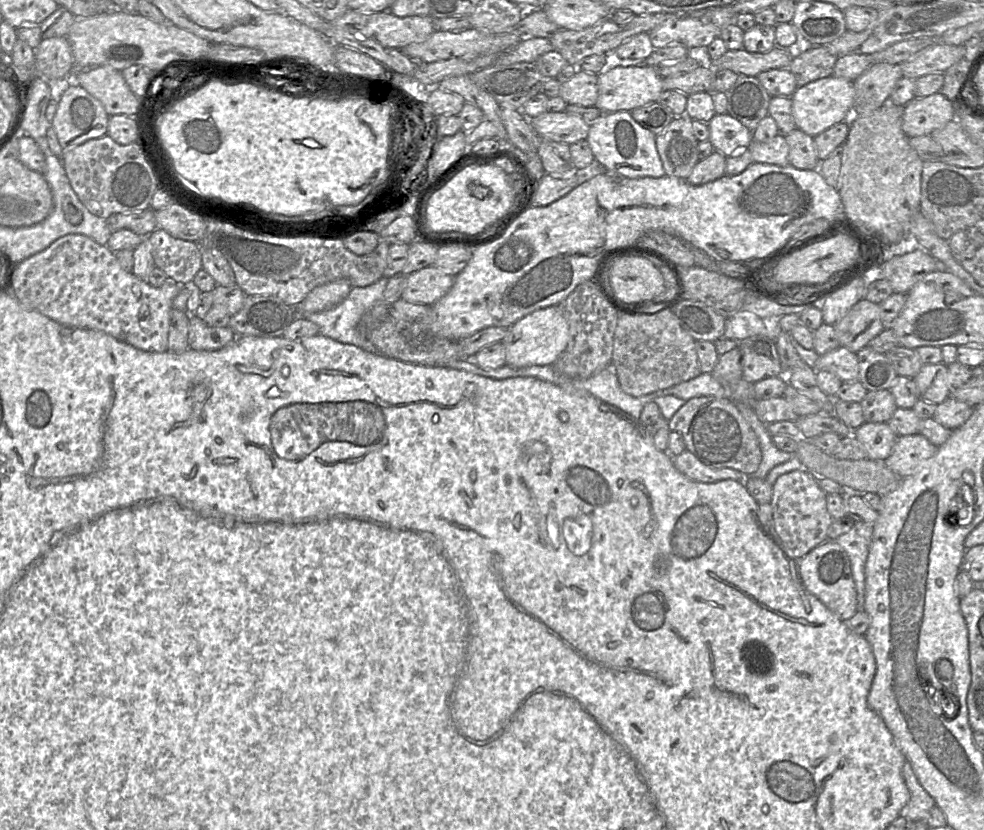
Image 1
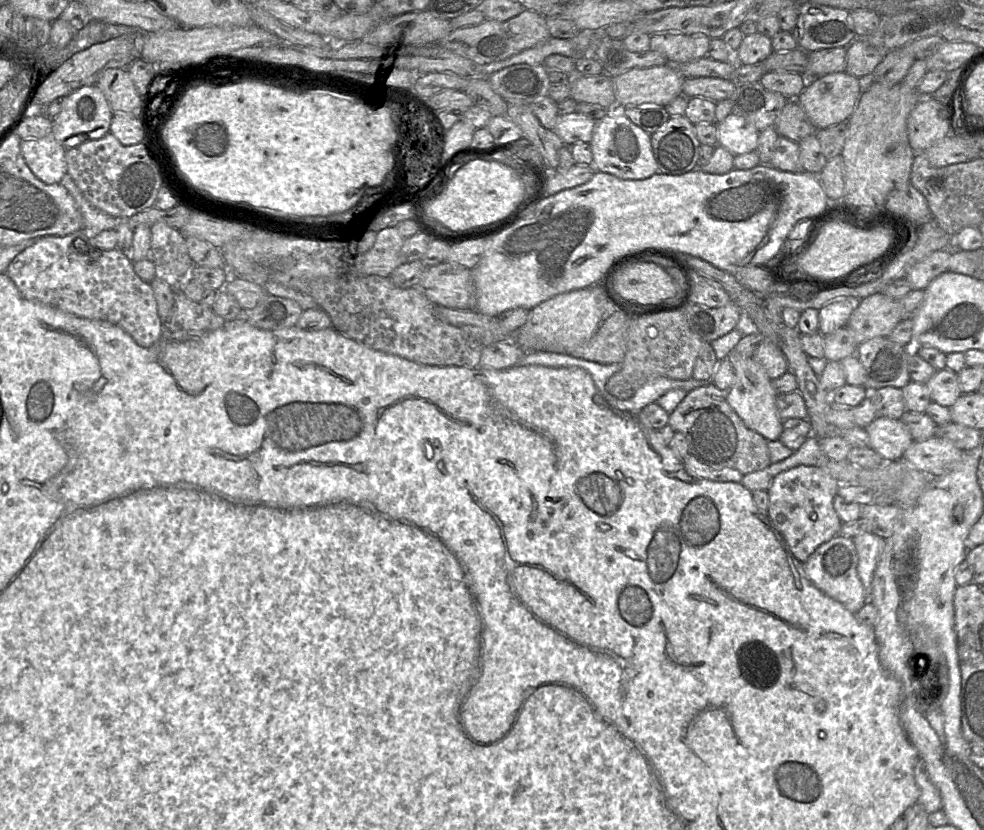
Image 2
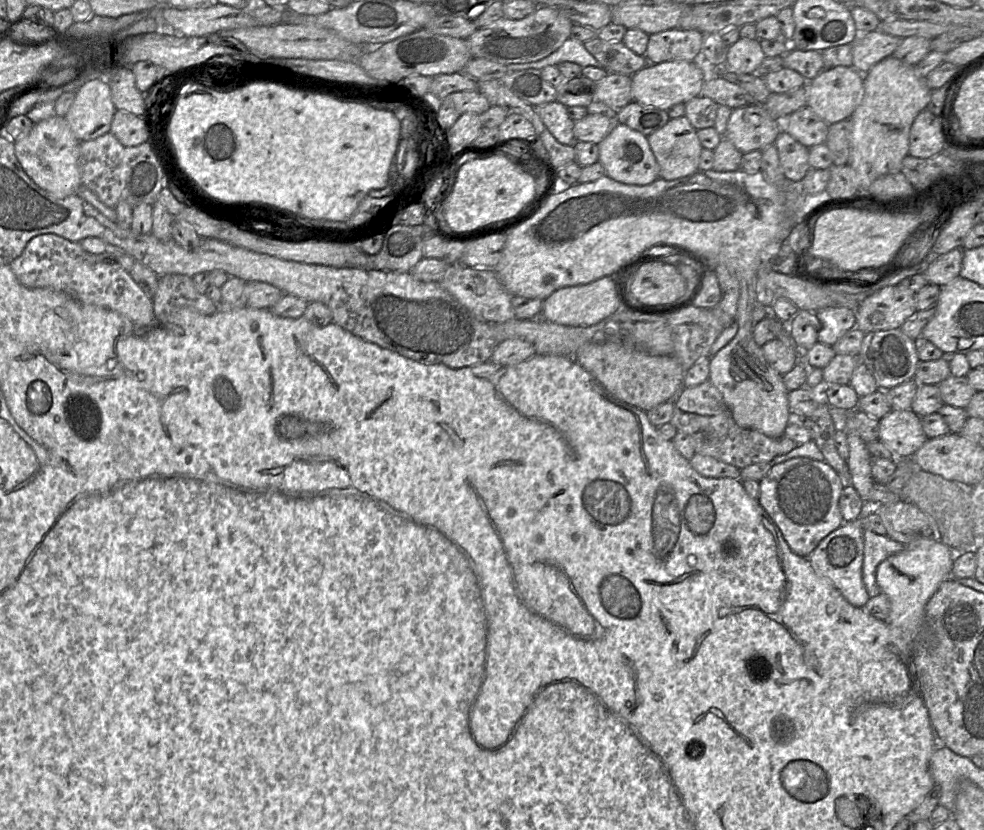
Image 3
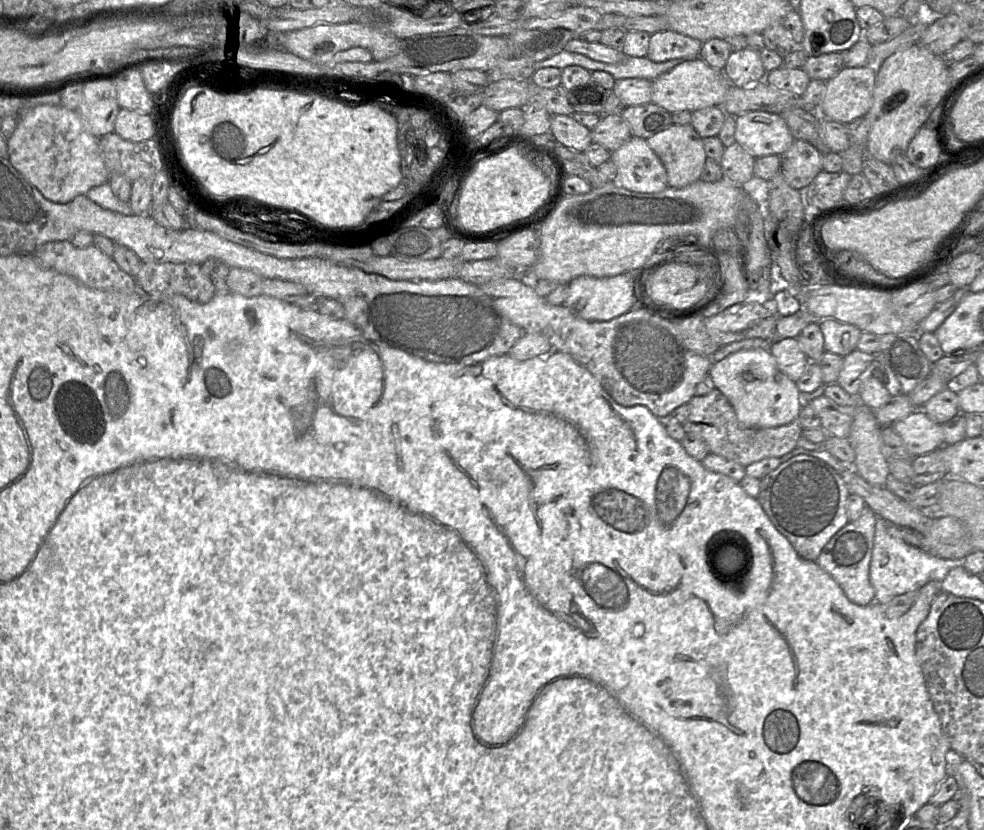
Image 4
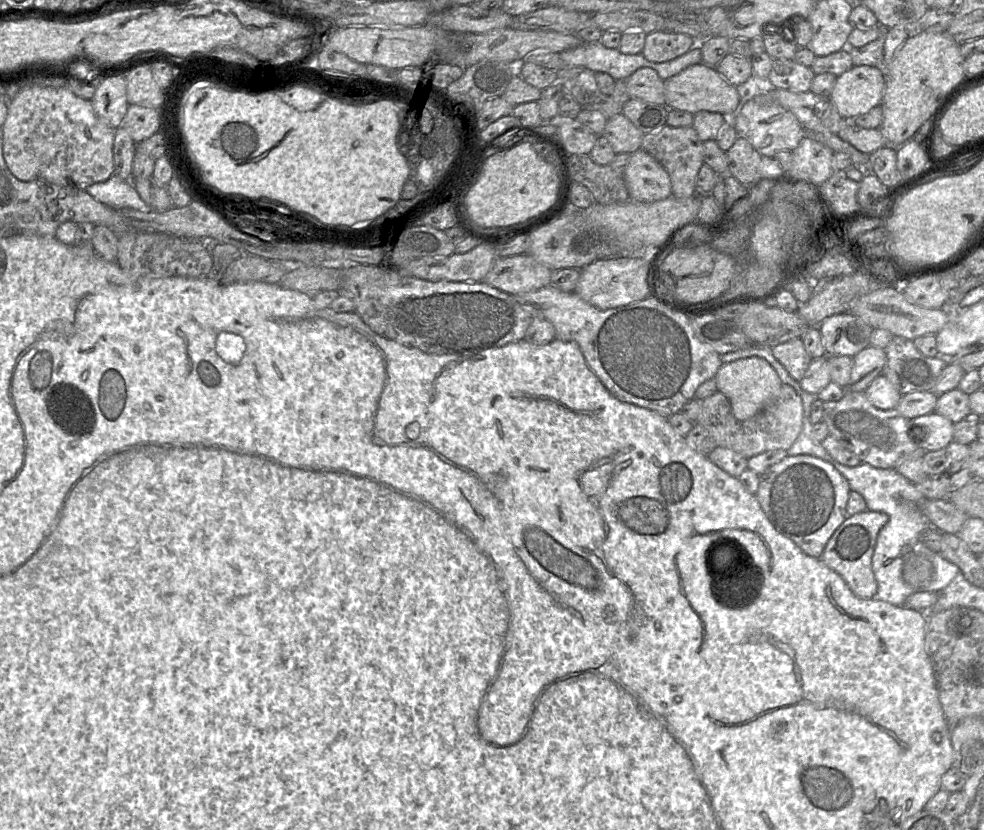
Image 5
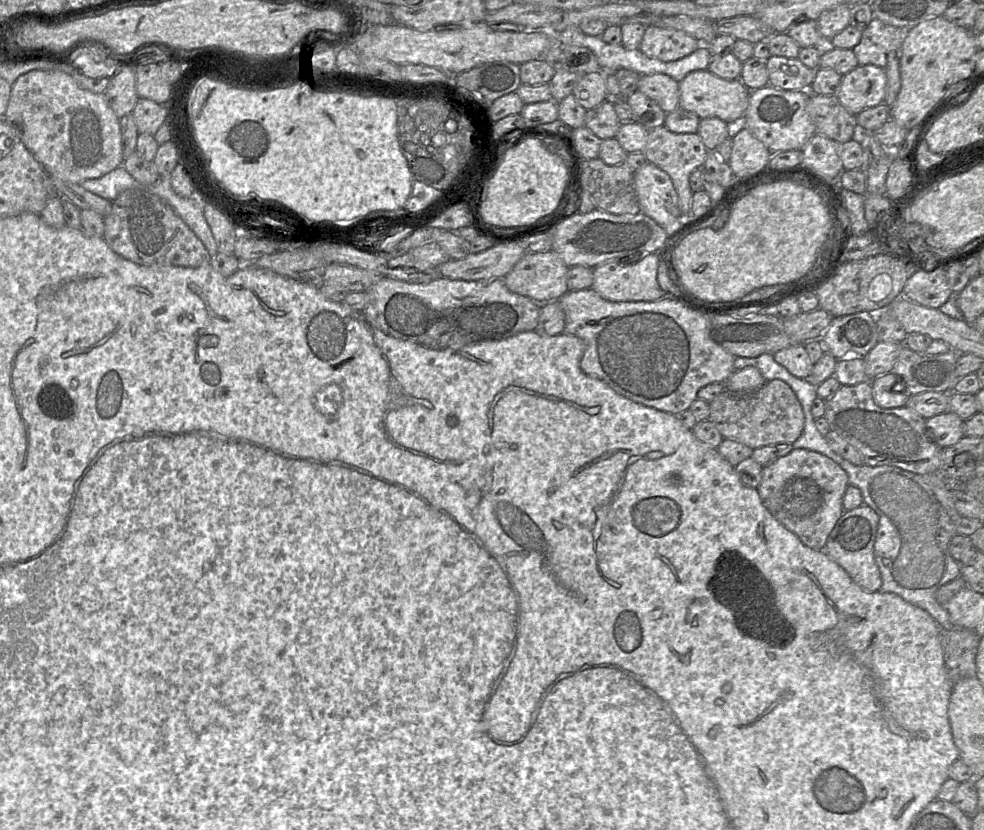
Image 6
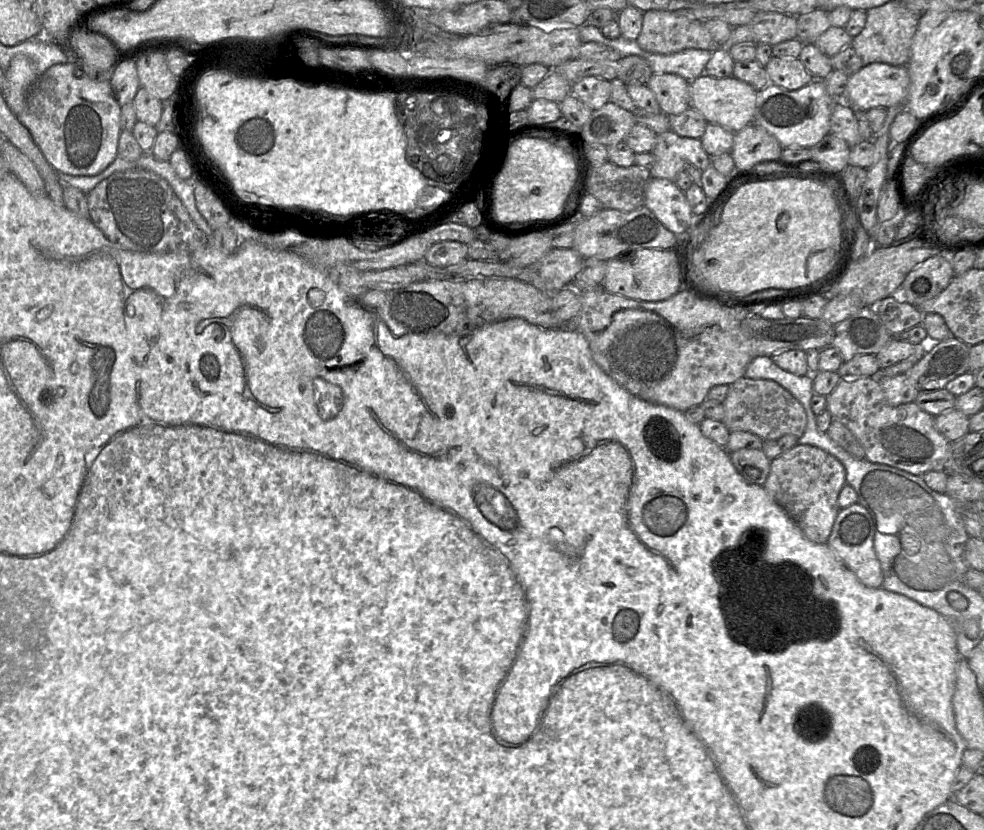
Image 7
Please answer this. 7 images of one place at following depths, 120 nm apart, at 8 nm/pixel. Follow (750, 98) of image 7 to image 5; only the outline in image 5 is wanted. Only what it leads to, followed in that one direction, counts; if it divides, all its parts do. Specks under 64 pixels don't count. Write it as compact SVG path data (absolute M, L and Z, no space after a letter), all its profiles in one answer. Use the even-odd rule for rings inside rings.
M703 62L691 65L679 74L664 80L665 105L669 109L686 111L695 115L701 111L716 112L733 117L744 102L741 88L726 81L715 69Z

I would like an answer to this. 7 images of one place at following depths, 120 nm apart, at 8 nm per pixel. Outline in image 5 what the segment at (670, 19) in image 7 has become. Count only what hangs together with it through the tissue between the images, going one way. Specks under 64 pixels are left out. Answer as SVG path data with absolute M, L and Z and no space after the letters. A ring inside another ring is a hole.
M653 31L646 35L641 54L649 61L662 63L687 53L698 42L686 34Z

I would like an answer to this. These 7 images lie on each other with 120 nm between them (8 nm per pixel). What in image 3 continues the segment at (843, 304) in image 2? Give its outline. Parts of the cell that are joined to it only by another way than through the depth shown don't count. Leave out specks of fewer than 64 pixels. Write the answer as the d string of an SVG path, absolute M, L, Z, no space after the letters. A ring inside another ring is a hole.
M838 306L816 312L819 320L818 342L832 347L846 332L855 328L855 311Z

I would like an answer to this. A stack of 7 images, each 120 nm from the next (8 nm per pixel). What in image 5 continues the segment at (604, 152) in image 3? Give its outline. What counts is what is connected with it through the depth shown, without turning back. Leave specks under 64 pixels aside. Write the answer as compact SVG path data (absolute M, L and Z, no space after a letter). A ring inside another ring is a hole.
M642 148L630 154L623 178L633 201L652 203L672 195L666 169Z

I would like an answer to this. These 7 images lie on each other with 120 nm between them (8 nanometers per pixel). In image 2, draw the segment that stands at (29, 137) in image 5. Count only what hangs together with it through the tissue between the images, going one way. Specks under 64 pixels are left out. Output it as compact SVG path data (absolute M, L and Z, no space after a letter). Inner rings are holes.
M52 132L41 139L23 139L21 151L30 170L45 184L59 184L62 177L67 173L66 149L53 137Z

